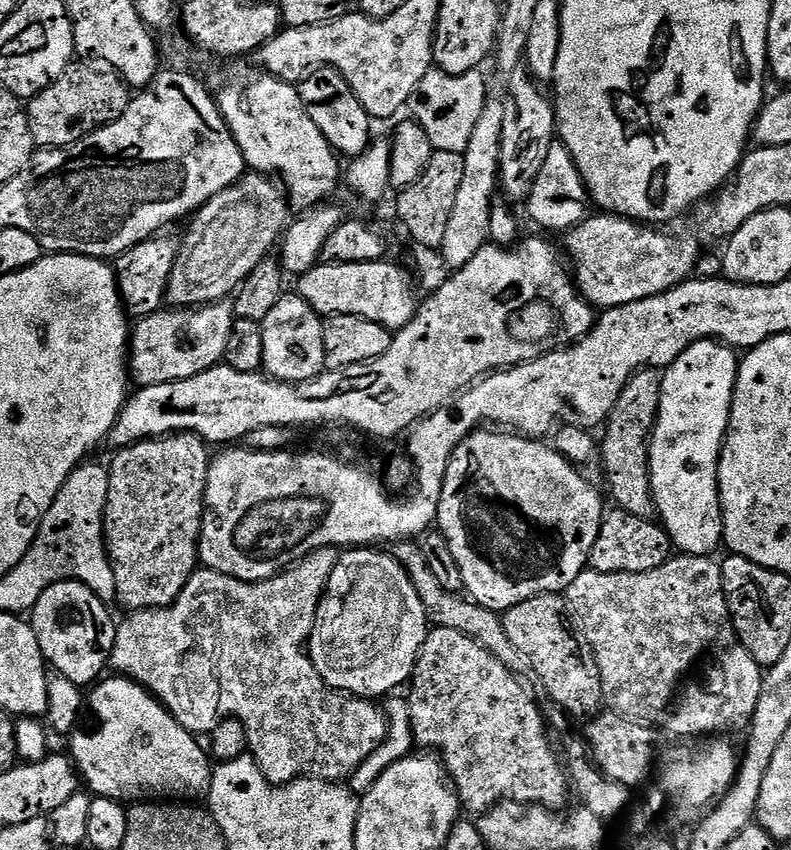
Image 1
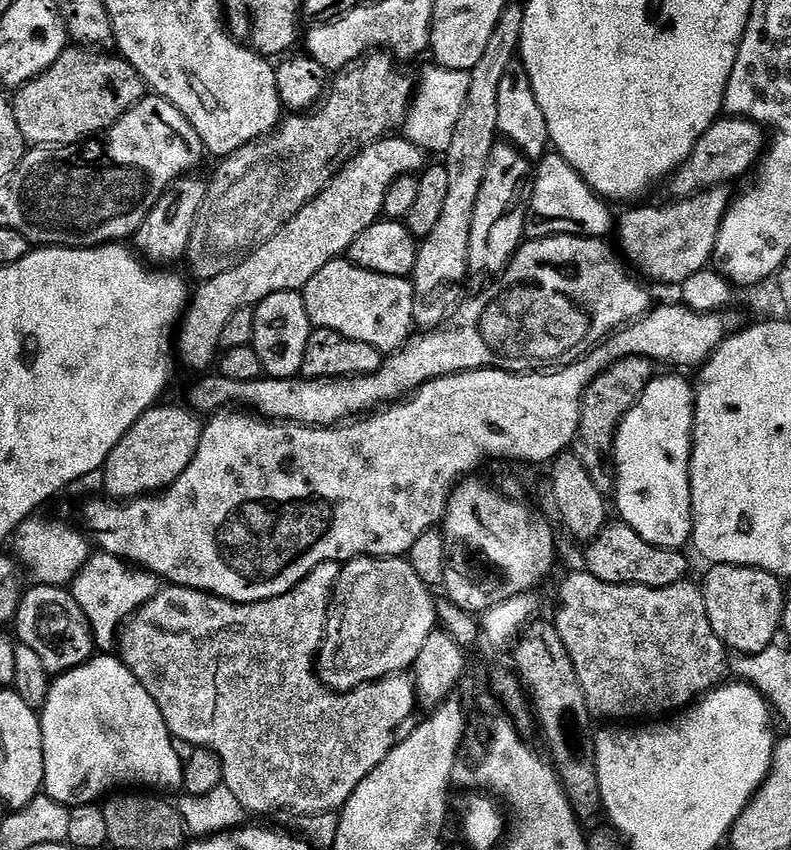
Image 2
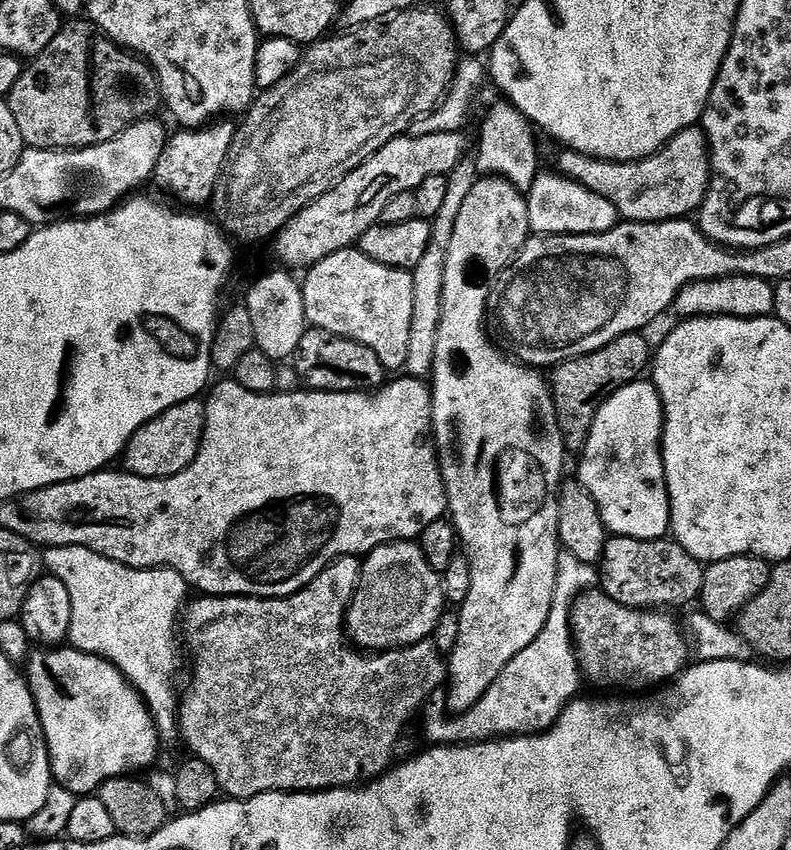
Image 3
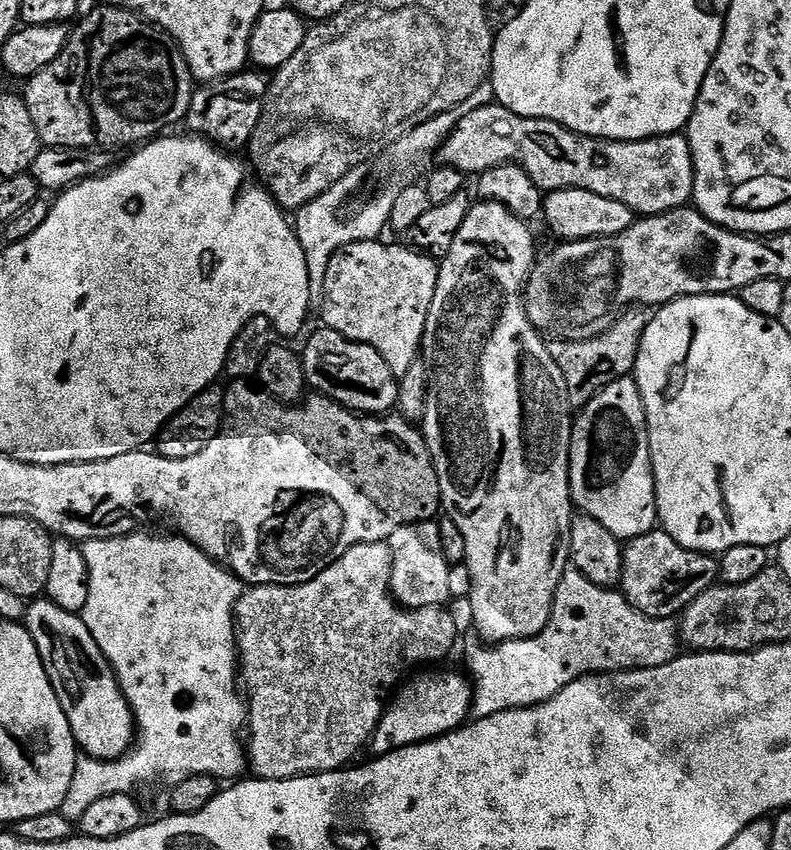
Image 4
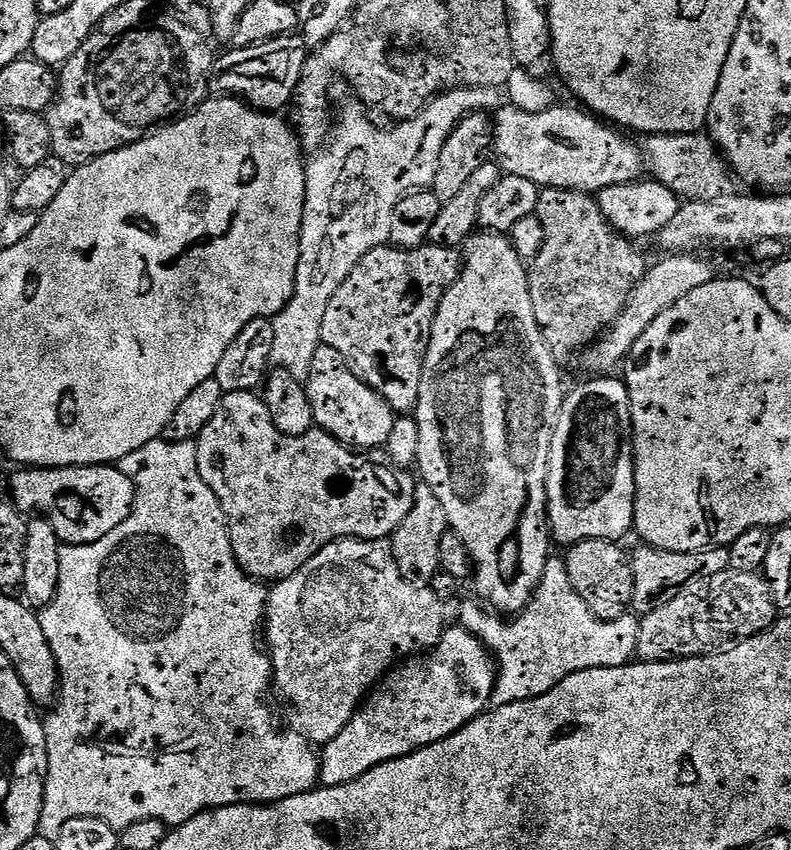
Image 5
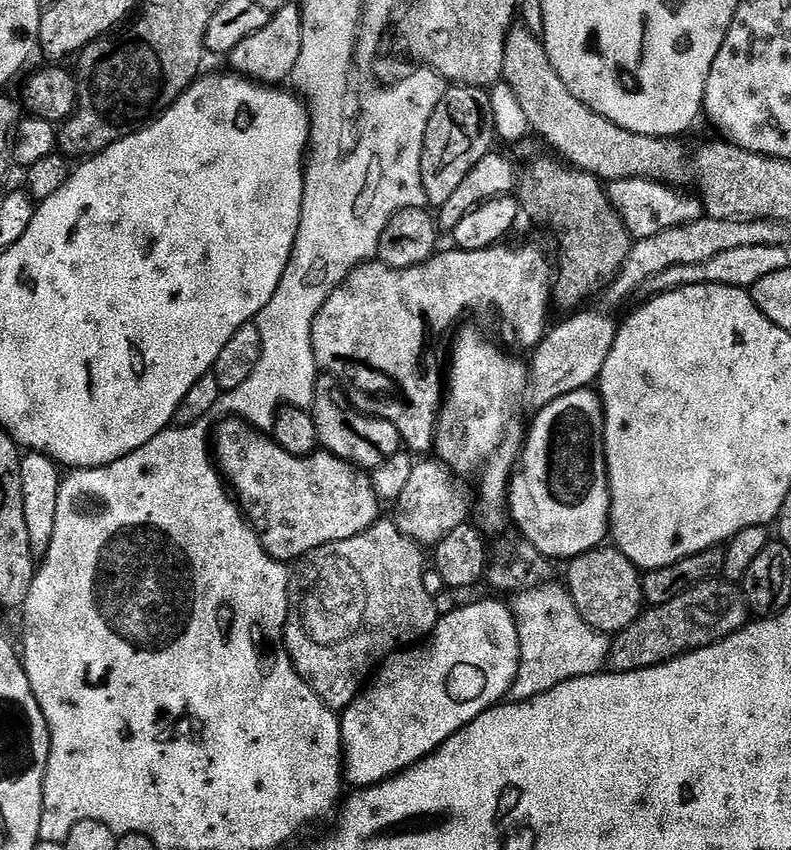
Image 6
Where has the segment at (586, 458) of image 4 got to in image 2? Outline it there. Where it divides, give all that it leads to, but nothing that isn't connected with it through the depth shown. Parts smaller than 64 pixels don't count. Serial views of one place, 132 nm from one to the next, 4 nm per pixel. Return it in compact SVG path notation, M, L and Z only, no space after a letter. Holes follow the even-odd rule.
M657 375L617 427L611 450L614 469L614 512L636 535L655 548L680 550L692 539L690 458L696 394L691 379Z

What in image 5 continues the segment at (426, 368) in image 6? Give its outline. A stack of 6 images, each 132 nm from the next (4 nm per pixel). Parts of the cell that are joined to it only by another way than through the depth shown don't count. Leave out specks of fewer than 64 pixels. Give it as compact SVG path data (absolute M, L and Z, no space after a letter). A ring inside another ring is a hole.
M439 244L407 250L391 246L370 250L330 298L326 318L322 318L321 345L338 350L361 377L380 372L374 381L380 395L397 413L411 413L420 399L422 370L436 311L450 285L459 278L461 267L461 253ZM372 359L380 360L380 368L364 361Z

